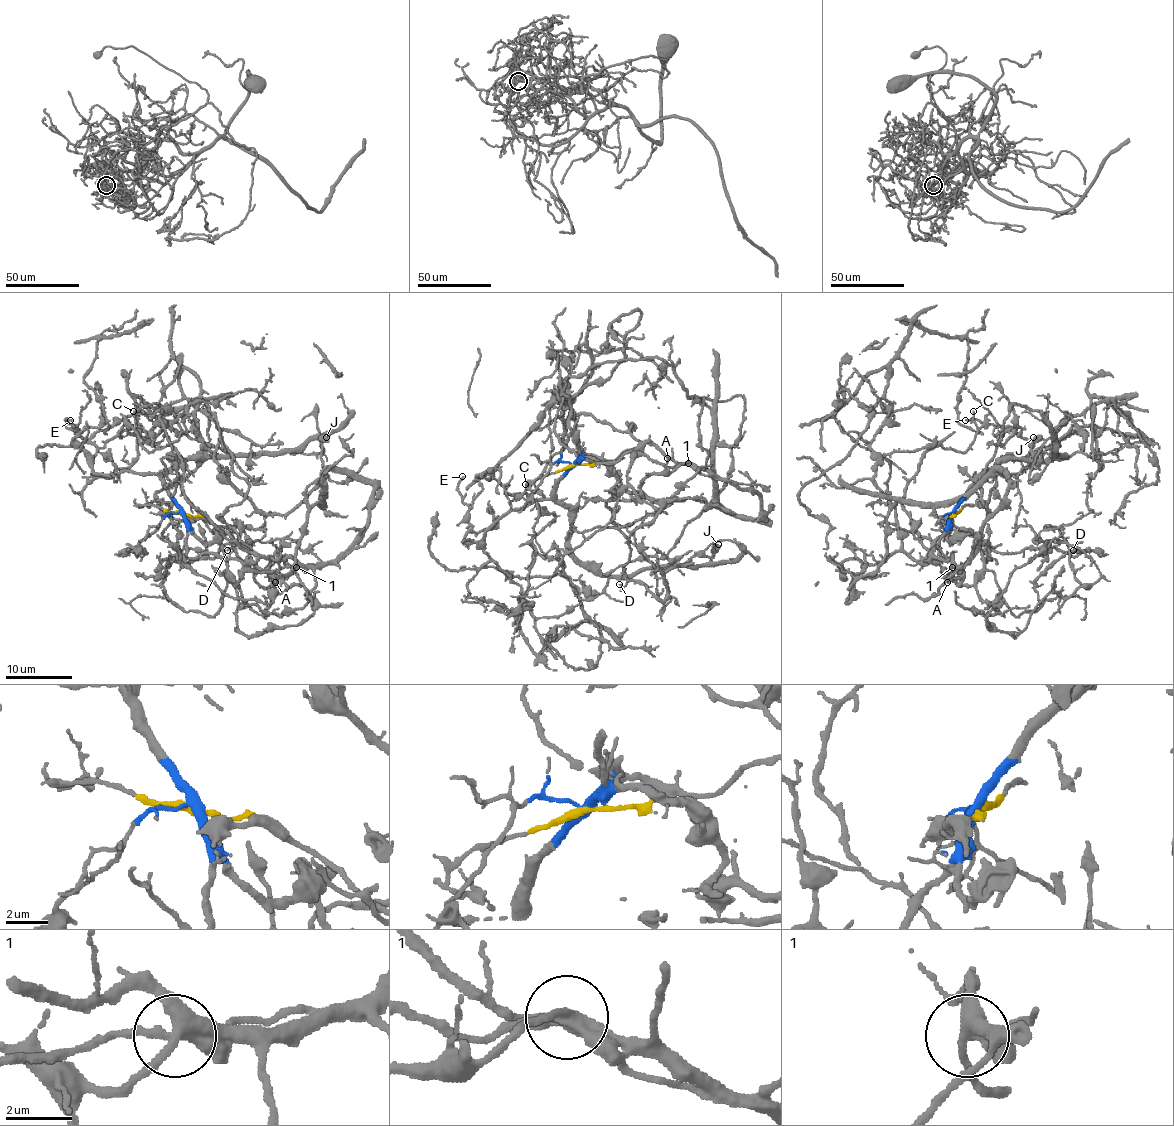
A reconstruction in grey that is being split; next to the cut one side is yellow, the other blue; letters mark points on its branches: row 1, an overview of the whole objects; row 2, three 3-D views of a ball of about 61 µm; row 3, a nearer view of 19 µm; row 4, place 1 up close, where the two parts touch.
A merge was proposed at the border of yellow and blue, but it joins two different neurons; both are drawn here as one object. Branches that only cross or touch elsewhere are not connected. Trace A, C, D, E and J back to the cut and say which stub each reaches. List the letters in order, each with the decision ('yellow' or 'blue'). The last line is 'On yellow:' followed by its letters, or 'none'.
A: yellow
C: yellow
D: blue
E: blue
J: blue
On yellow: A, C

